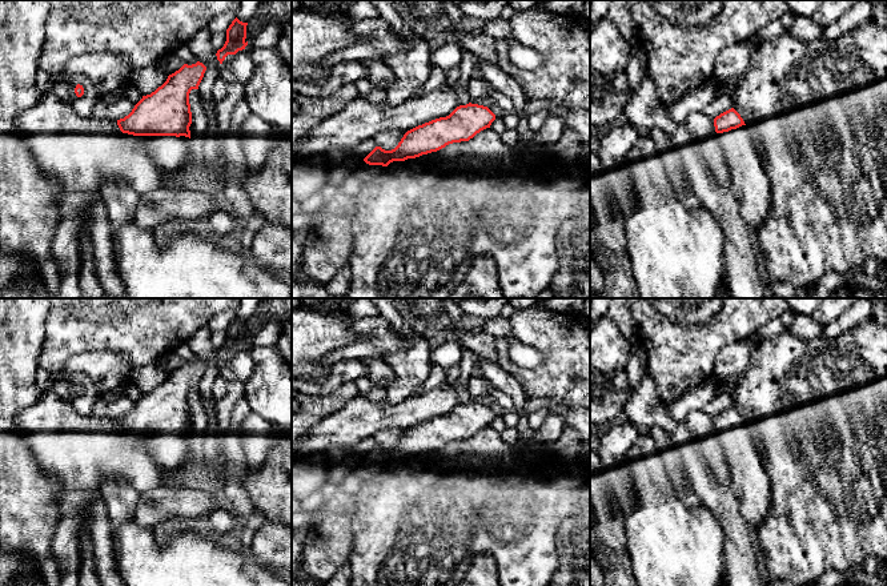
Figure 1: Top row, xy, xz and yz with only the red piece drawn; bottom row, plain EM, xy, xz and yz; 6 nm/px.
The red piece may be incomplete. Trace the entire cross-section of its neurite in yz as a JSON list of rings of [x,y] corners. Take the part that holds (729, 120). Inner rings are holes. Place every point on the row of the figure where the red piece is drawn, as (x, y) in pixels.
[[[731,108],[714,119],[714,127],[731,176],[730,190],[746,226],[756,232],[768,216],[771,197],[768,176],[754,148],[748,125]]]

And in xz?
[[[483,105],[457,107],[449,116],[440,117],[408,131],[392,150],[376,146],[357,166],[354,177],[369,182],[393,161],[405,161],[437,152],[453,143],[469,141],[481,131],[490,128],[495,115]]]

